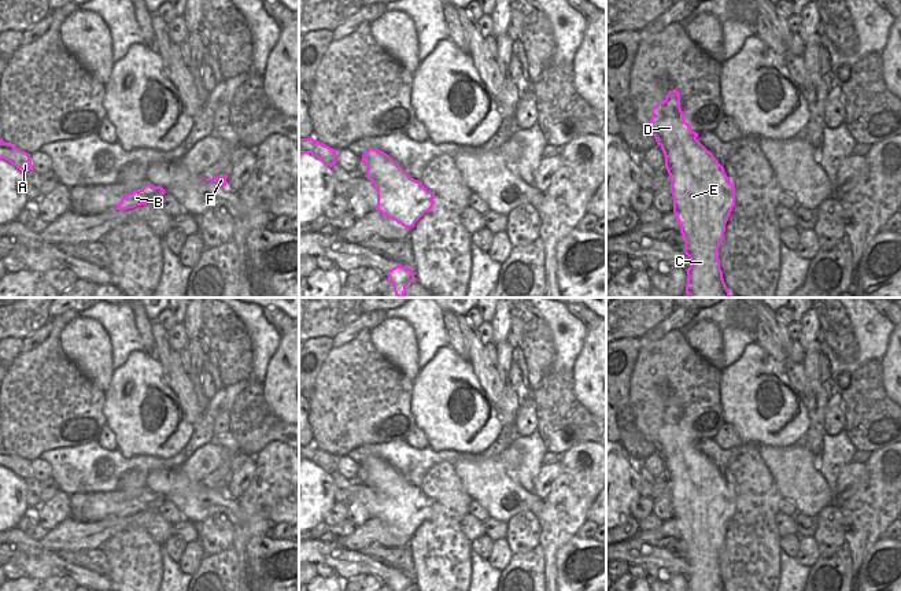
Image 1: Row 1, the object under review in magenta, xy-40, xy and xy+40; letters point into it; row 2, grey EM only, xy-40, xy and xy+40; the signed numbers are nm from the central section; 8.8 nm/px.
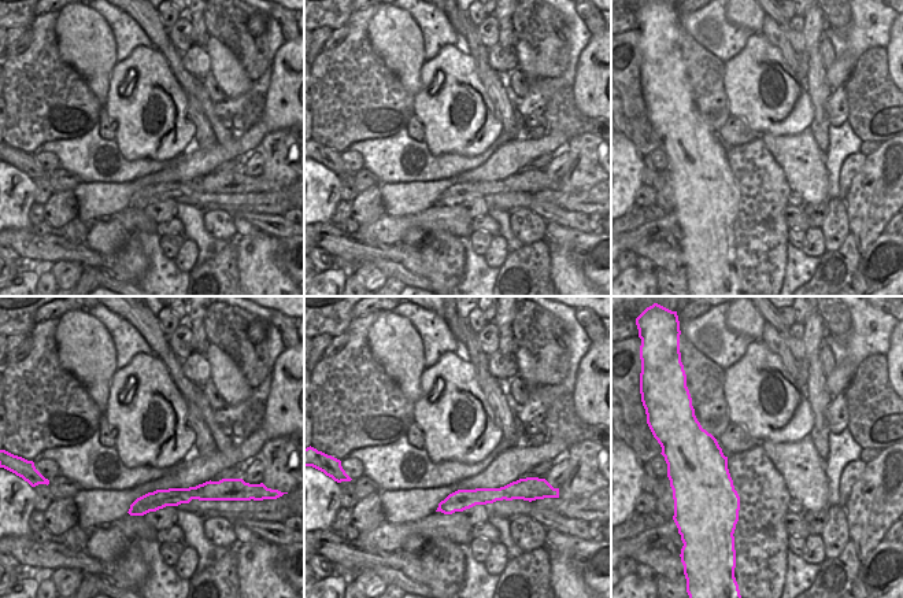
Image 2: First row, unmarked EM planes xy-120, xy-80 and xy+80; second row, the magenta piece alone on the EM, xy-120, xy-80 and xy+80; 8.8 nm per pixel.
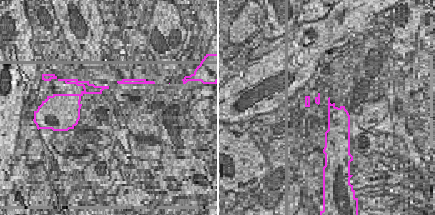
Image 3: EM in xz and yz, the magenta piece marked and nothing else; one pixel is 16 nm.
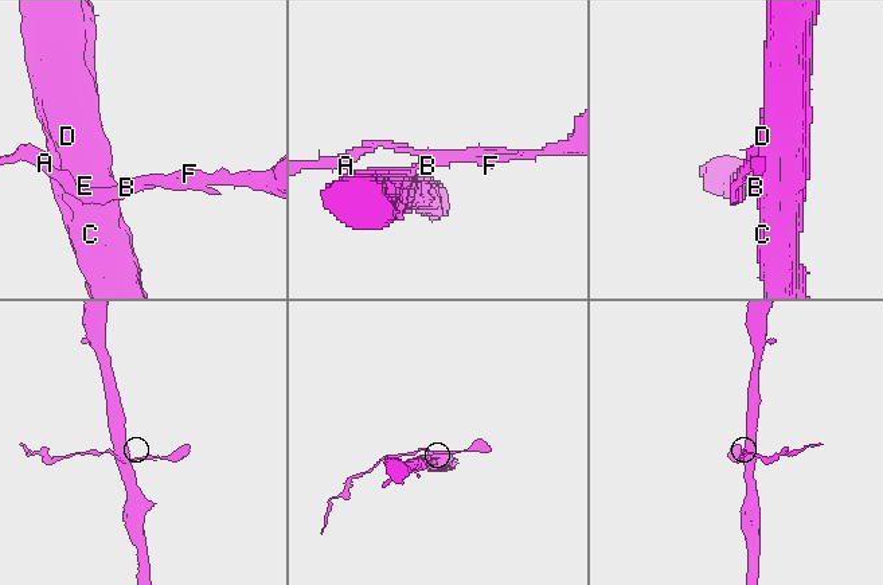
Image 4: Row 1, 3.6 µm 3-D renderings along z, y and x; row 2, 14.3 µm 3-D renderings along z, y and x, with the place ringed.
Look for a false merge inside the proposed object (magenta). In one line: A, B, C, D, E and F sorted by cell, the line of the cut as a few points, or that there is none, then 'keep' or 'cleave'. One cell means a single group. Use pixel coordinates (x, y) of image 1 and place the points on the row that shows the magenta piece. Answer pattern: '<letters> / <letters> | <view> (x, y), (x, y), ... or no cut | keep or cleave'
A B F / C D E | xy-40 (115, 207), (124, 209) | cleave

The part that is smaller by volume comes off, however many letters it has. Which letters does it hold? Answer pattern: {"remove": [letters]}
{"remove": ["A", "B", "F"]}

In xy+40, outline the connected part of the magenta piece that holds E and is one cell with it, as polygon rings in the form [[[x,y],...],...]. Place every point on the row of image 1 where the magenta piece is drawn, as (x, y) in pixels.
[[[676,89],[651,108],[649,128],[665,156],[673,213],[690,259],[686,293],[688,298],[735,298],[724,282],[719,259],[719,245],[735,206],[734,185],[686,122]]]

